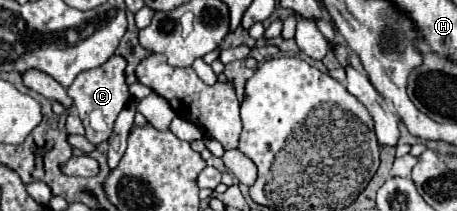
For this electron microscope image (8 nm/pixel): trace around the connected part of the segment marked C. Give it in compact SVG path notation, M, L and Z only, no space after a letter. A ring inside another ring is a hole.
M114 55L104 65L80 73L76 77L76 81L68 87L68 95L74 99L74 107L78 109L78 115L84 123L86 139L94 145L108 141L120 109L130 101L126 77L124 77L124 67L126 67L126 61L118 55Z

